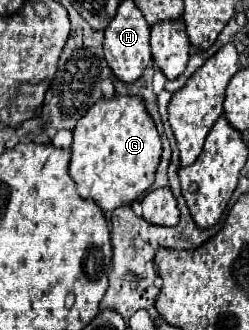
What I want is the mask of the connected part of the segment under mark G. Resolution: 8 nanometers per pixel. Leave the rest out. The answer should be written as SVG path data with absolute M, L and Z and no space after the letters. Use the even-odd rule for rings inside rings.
M114 95L110 99L96 101L84 117L78 119L74 127L74 143L70 147L70 177L74 179L80 197L96 201L102 211L114 211L120 205L130 205L138 195L154 183L154 173L162 155L162 141L156 131L156 125L146 111L146 103L136 95Z

